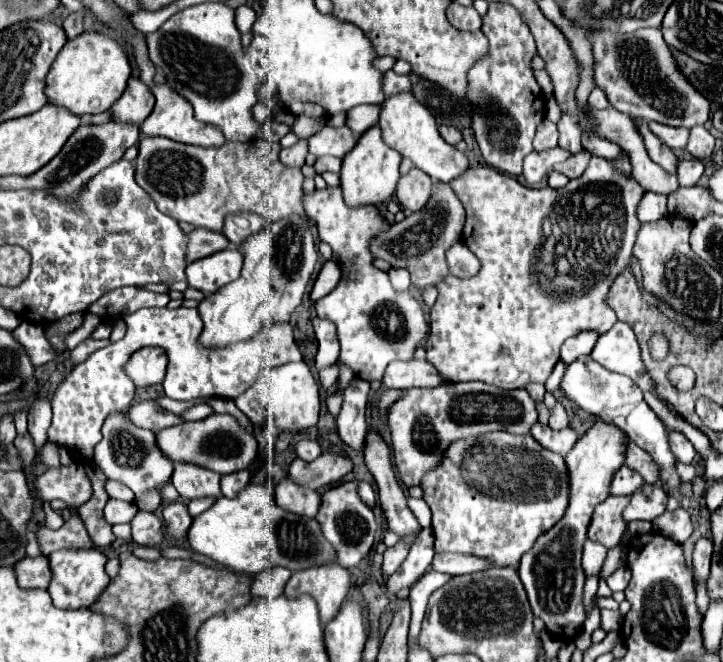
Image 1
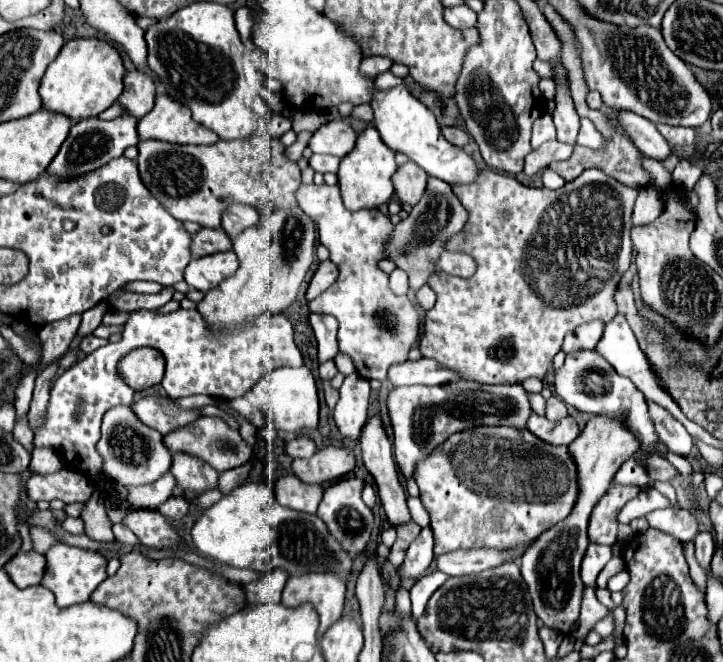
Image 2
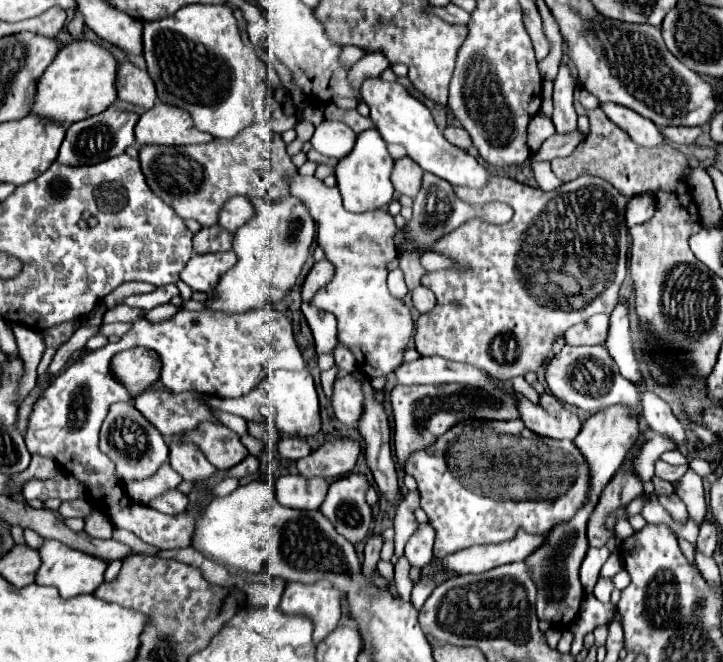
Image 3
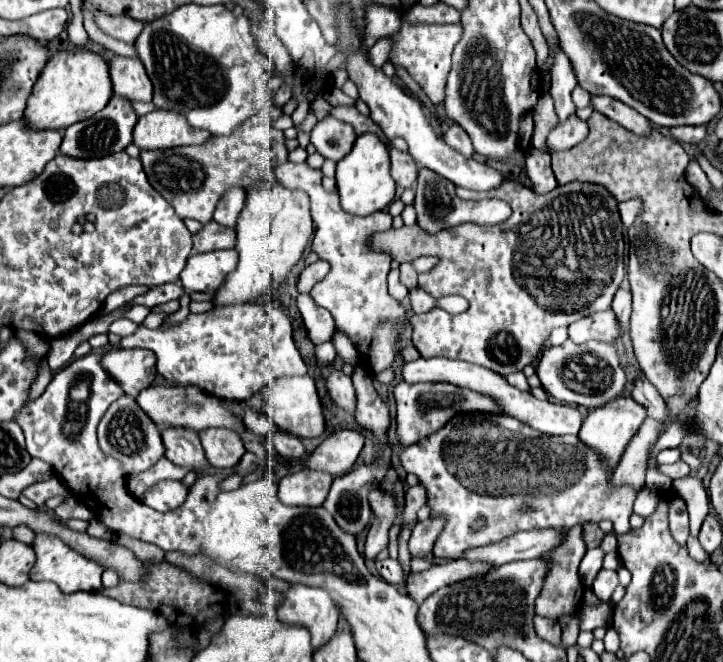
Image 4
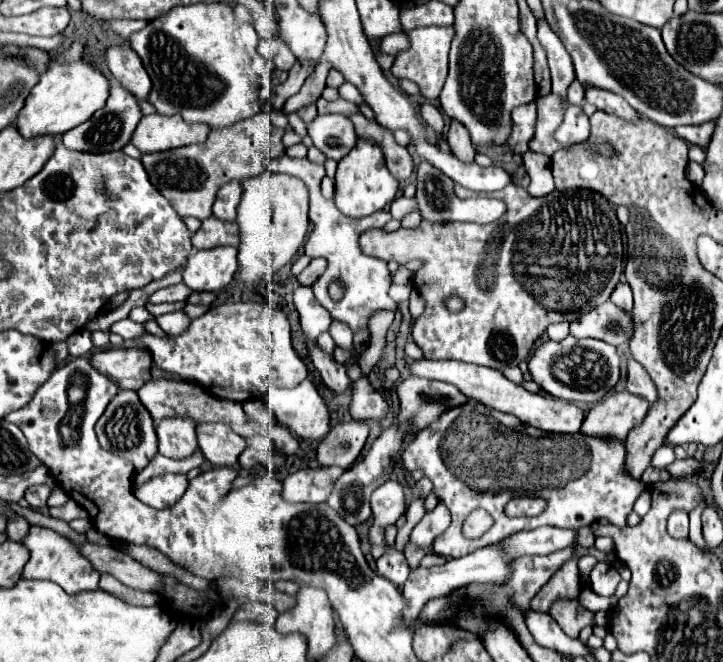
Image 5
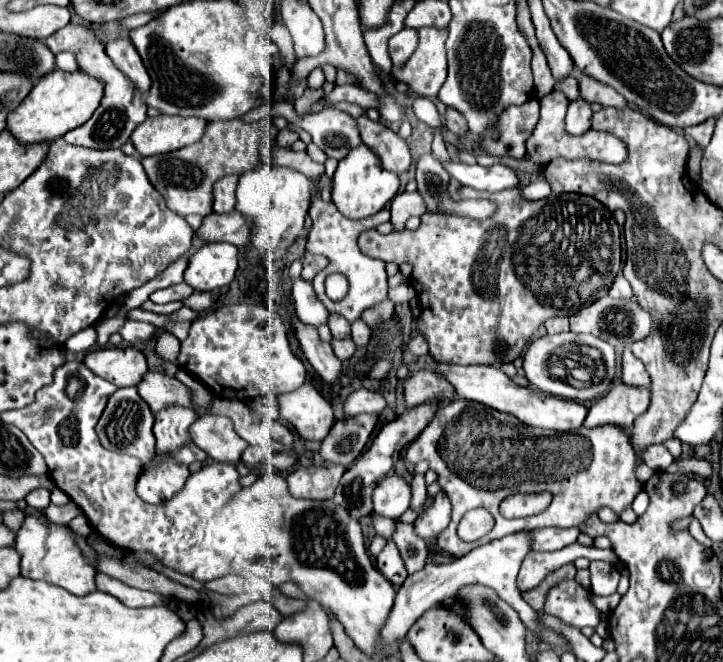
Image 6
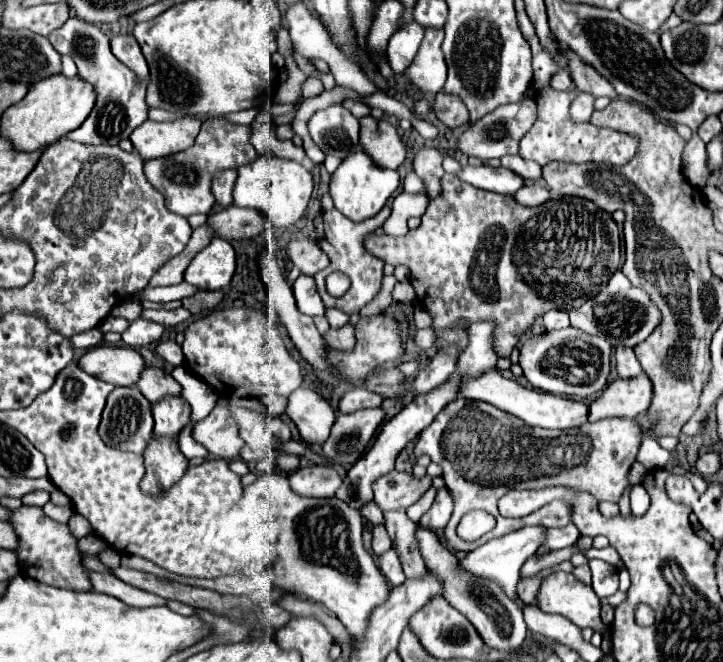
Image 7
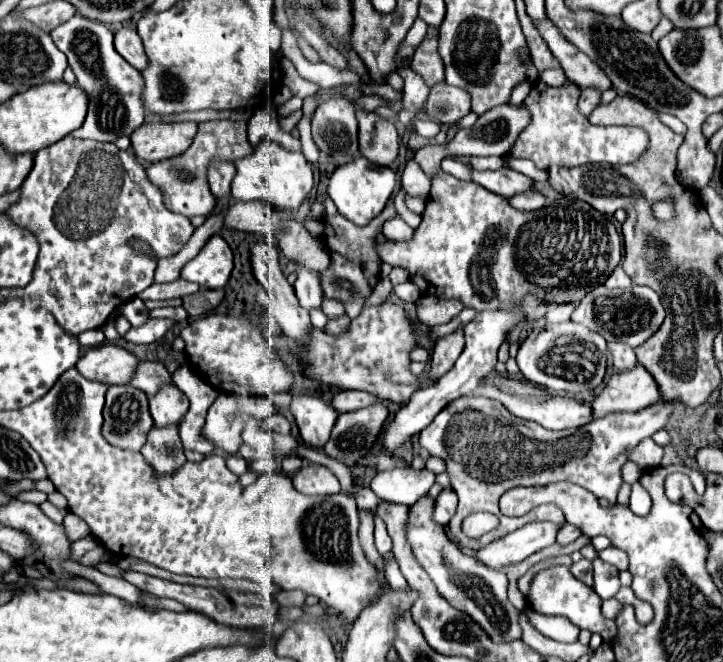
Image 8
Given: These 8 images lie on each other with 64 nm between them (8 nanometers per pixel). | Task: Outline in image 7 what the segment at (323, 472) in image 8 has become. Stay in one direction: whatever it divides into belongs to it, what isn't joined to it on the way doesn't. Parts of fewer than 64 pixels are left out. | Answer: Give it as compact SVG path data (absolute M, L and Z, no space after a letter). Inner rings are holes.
M306 466L298 468L294 474L288 476L290 488L300 496L310 498L330 498L340 488L342 480L336 470L326 466Z

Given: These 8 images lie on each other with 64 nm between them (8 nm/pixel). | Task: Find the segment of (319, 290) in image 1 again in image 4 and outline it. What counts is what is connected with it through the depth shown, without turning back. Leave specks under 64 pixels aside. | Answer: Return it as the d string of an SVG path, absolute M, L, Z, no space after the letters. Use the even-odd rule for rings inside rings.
M318 260L318 262L306 266L306 268L302 270L302 274L298 276L298 284L296 284L298 290L300 290L302 294L308 294L308 292L312 290L312 286L314 286L316 282L320 282L320 280L328 274L328 270L330 270L330 264L328 264L326 260Z

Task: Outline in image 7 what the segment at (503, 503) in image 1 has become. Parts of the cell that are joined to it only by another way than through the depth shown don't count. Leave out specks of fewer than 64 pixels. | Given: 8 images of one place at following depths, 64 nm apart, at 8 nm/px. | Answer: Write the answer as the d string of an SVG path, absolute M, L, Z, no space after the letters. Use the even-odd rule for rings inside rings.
M456 398L450 402L434 422L424 428L414 444L414 454L428 454L432 462L440 464L446 480L446 488L454 496L454 516L450 518L444 538L448 546L456 552L470 552L492 538L514 532L522 526L566 526L570 522L570 508L564 502L550 502L538 512L524 518L502 518L498 514L498 498L506 490L518 488L526 480L526 488L546 488L546 486L572 486L578 490L588 490L598 502L618 502L624 488L630 486L628 470L636 462L640 442L644 438L644 428L636 424L636 418L604 418L600 422L586 422L572 430L544 430L524 424L524 420L480 400ZM472 508L482 508L490 512L498 524L494 530L484 534L474 542L458 538L458 520Z

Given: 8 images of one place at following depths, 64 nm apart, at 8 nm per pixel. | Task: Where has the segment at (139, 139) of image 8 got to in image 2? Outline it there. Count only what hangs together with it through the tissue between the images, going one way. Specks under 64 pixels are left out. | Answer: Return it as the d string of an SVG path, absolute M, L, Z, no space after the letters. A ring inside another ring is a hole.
M160 94L154 108L138 122L140 140L162 140L172 144L216 144L220 138L192 120L188 108Z

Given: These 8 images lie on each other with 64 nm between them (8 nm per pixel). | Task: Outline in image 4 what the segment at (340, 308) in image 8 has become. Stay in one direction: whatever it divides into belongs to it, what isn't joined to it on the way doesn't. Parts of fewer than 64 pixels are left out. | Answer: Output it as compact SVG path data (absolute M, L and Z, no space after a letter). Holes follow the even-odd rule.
M336 328L332 342L334 342L334 346L336 346L336 354L342 356L344 362L348 362L348 364L356 364L356 362L358 362L358 352L356 352L352 340L348 340L348 336L344 336L344 332L340 332L340 330Z

